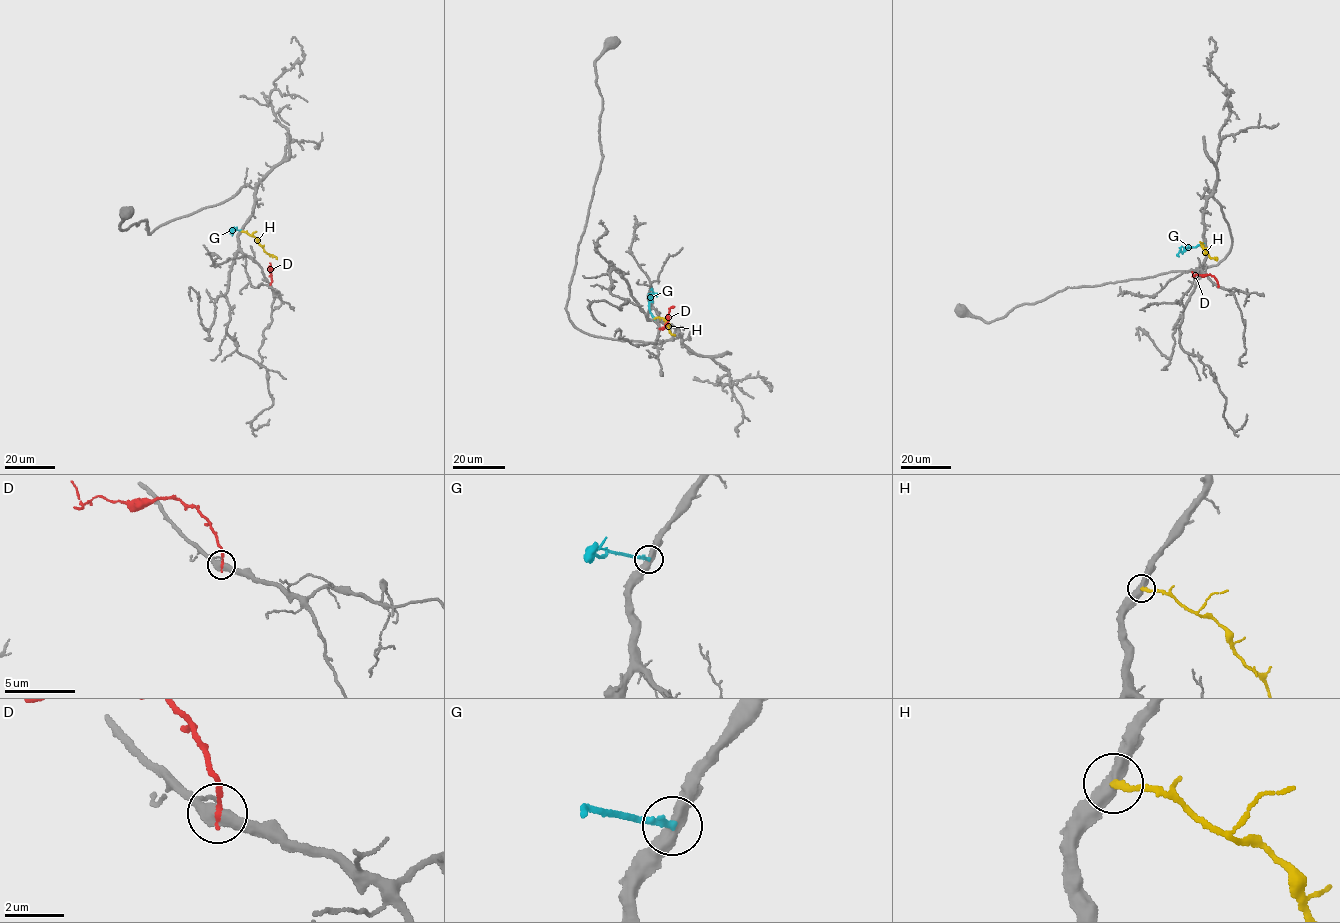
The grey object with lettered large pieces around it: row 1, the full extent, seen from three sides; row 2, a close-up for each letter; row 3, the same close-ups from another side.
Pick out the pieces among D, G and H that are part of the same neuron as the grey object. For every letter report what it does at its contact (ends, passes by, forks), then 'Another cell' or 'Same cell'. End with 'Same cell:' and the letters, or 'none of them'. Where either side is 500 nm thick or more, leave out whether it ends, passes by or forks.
D: It ends there. Another cell
G: It ends there. Another cell
H: It ends there. Same cell
Same cell: H

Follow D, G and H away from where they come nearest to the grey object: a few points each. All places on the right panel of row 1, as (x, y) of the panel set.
D: (1218, 286), (1217, 280), (1210, 274), (1193, 275), (1192, 272)
G: (1203, 243), (1179, 251), (1179, 256)
H: (1203, 244), (1201, 246), (1205, 251), (1216, 260)

